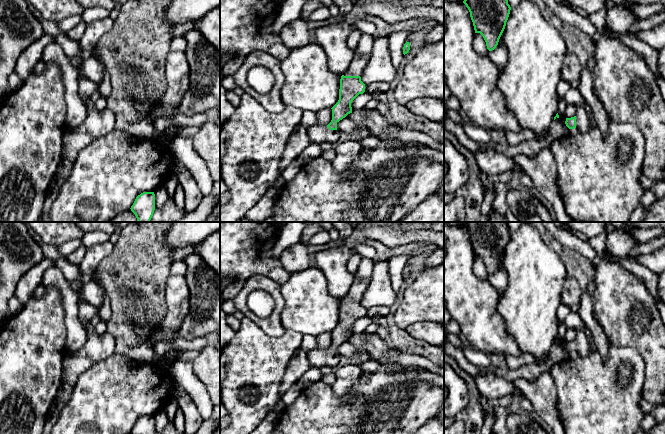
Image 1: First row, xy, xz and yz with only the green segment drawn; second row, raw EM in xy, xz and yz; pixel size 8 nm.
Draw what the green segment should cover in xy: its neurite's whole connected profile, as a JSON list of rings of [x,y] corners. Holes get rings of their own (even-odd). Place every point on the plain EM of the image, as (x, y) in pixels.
[[[143,416],[138,419],[130,432],[131,434],[155,434],[154,416]]]

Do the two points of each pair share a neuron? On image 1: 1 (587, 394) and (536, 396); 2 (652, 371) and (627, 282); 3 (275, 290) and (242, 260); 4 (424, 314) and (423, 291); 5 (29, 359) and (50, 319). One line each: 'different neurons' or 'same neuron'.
1: different neurons
2: same neuron
3: different neurons
4: same neuron
5: same neuron

